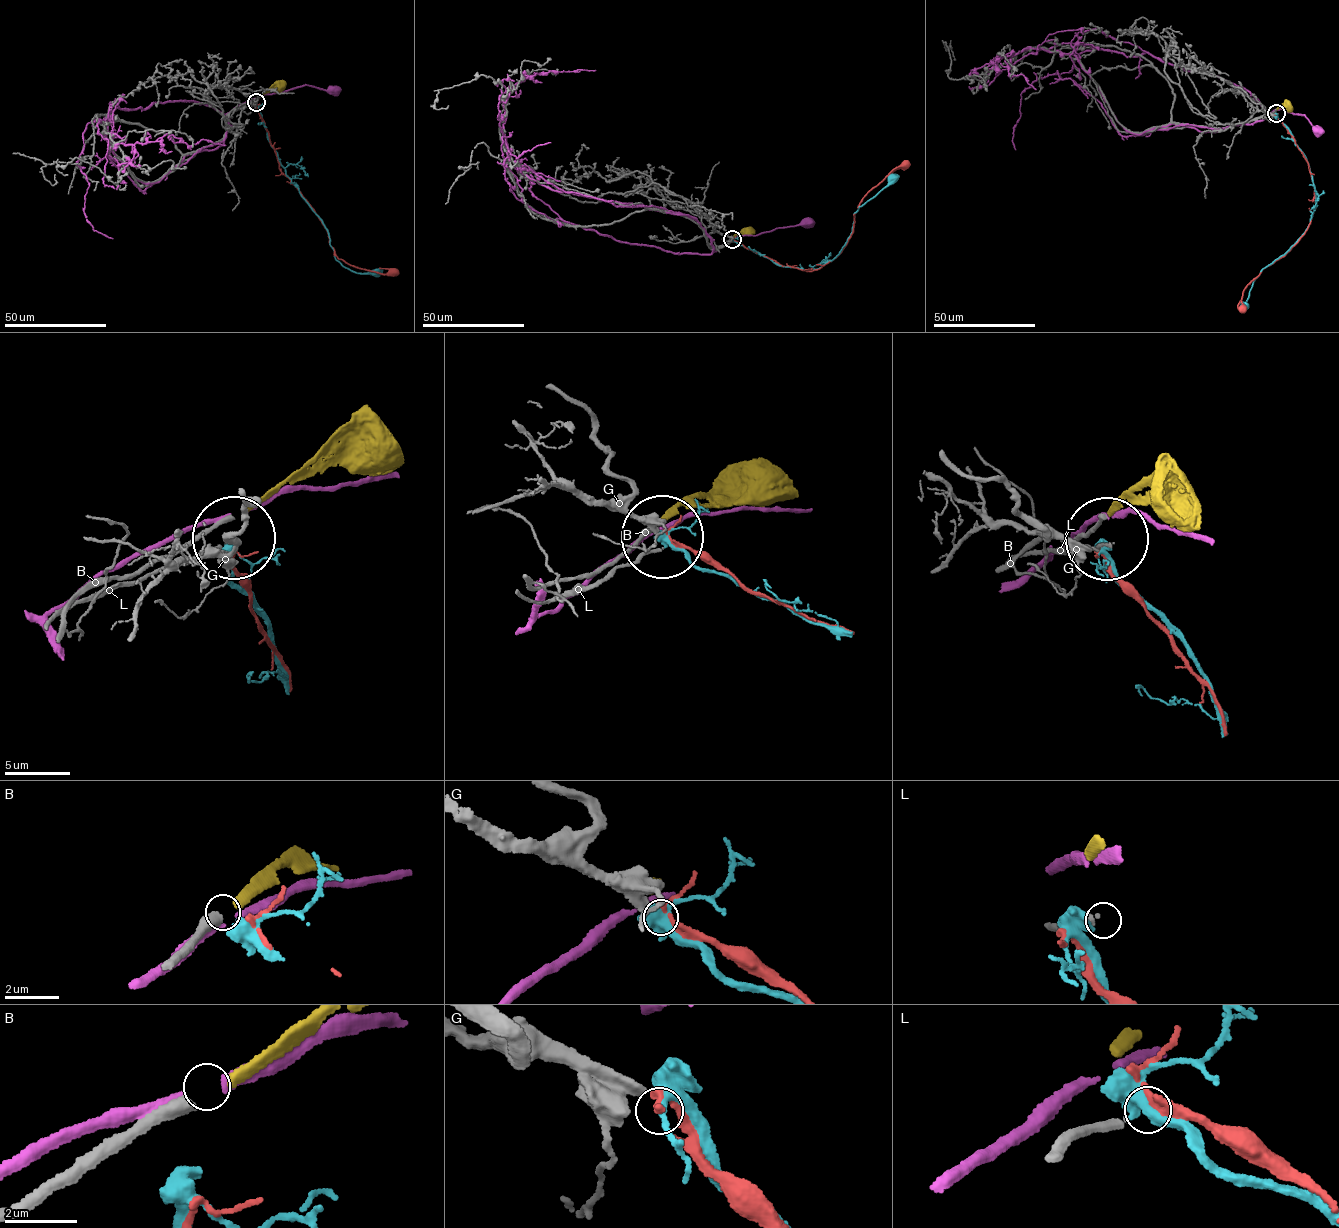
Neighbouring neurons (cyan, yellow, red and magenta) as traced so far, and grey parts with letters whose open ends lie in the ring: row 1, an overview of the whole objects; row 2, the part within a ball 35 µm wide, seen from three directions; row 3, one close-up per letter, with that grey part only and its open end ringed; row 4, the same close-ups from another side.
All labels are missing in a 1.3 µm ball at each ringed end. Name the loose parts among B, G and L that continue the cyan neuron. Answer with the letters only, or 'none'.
none

